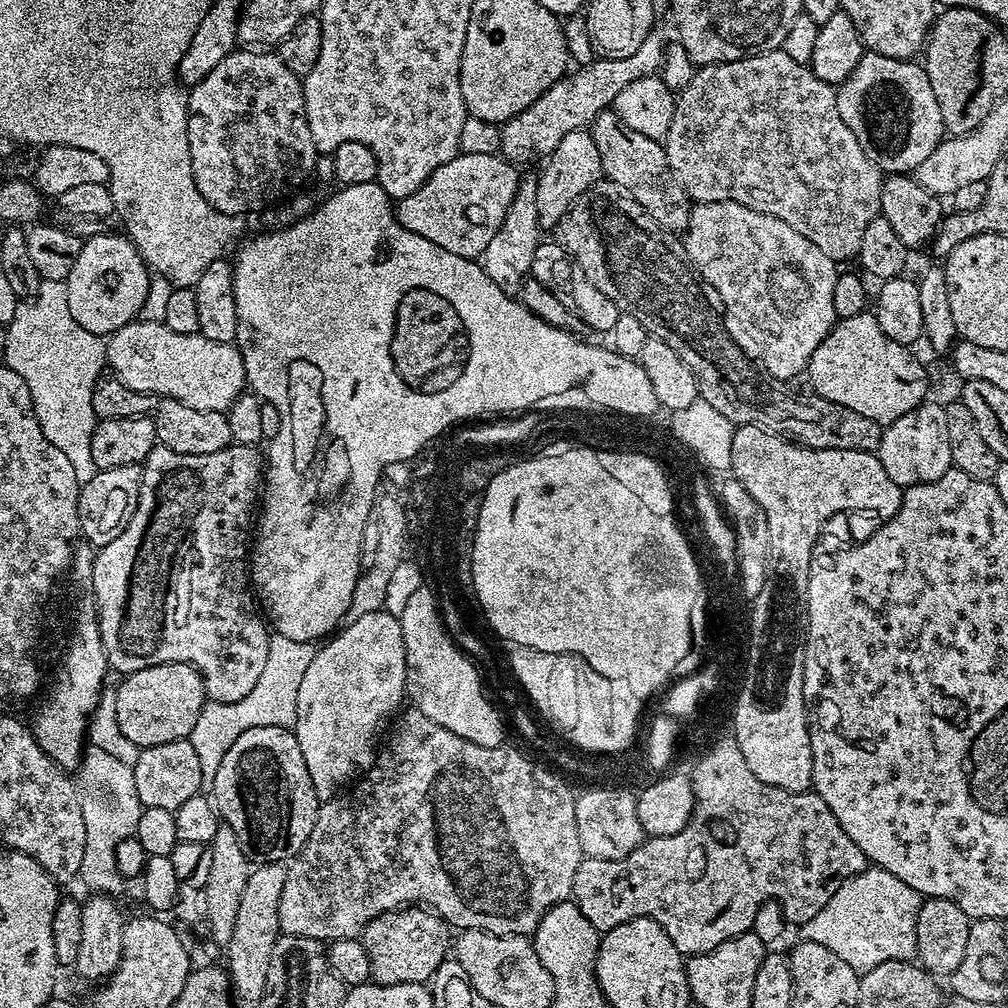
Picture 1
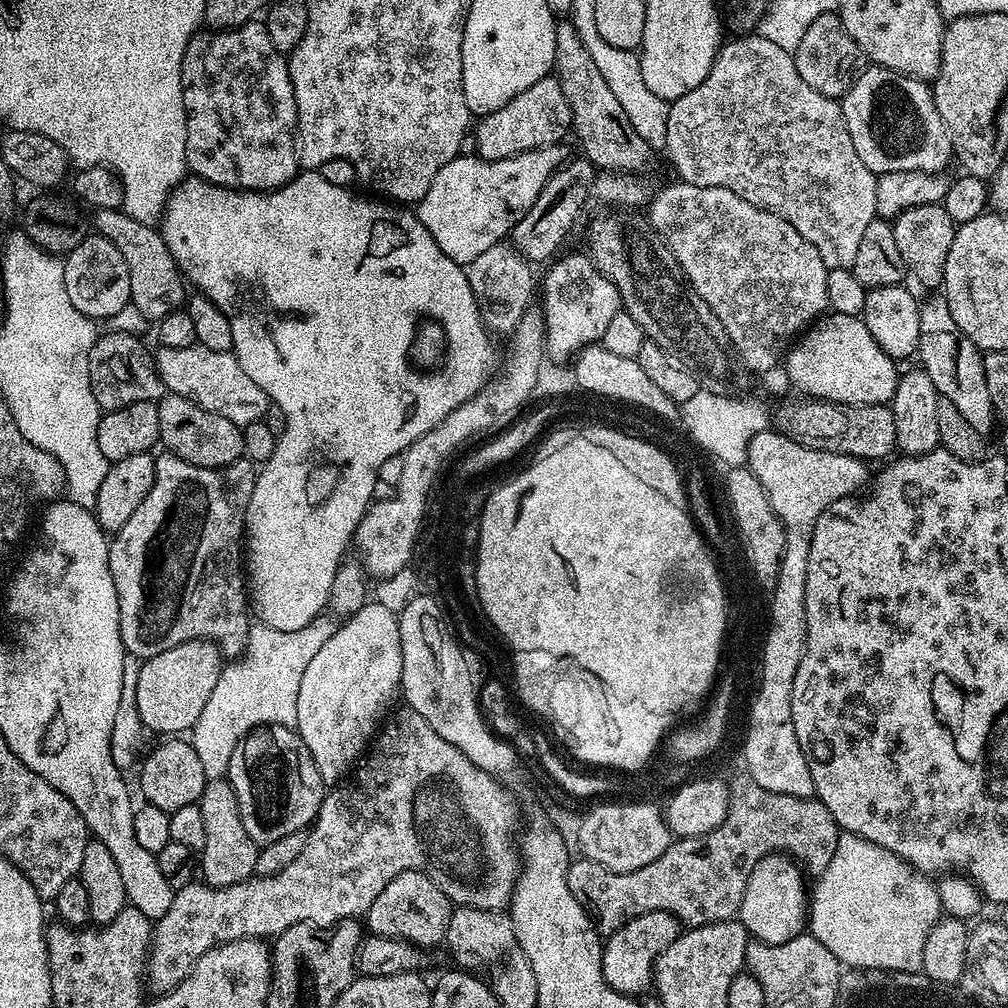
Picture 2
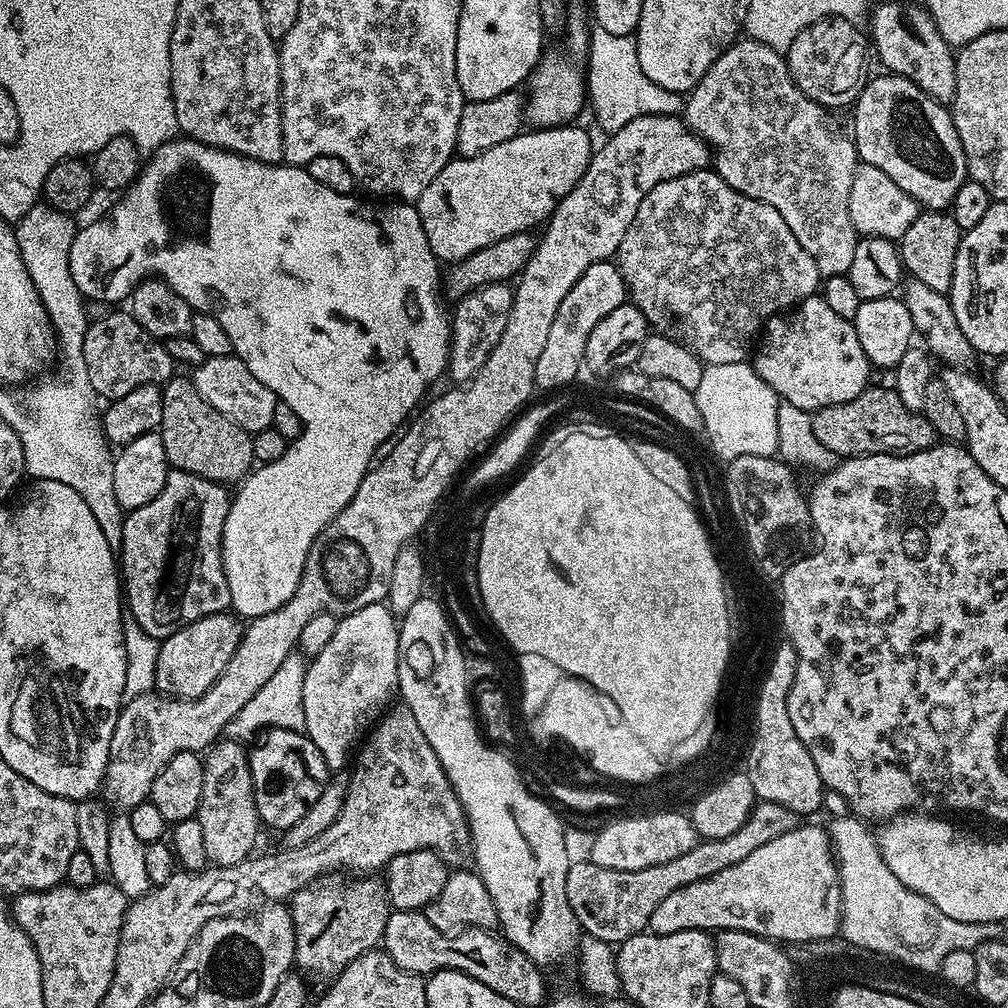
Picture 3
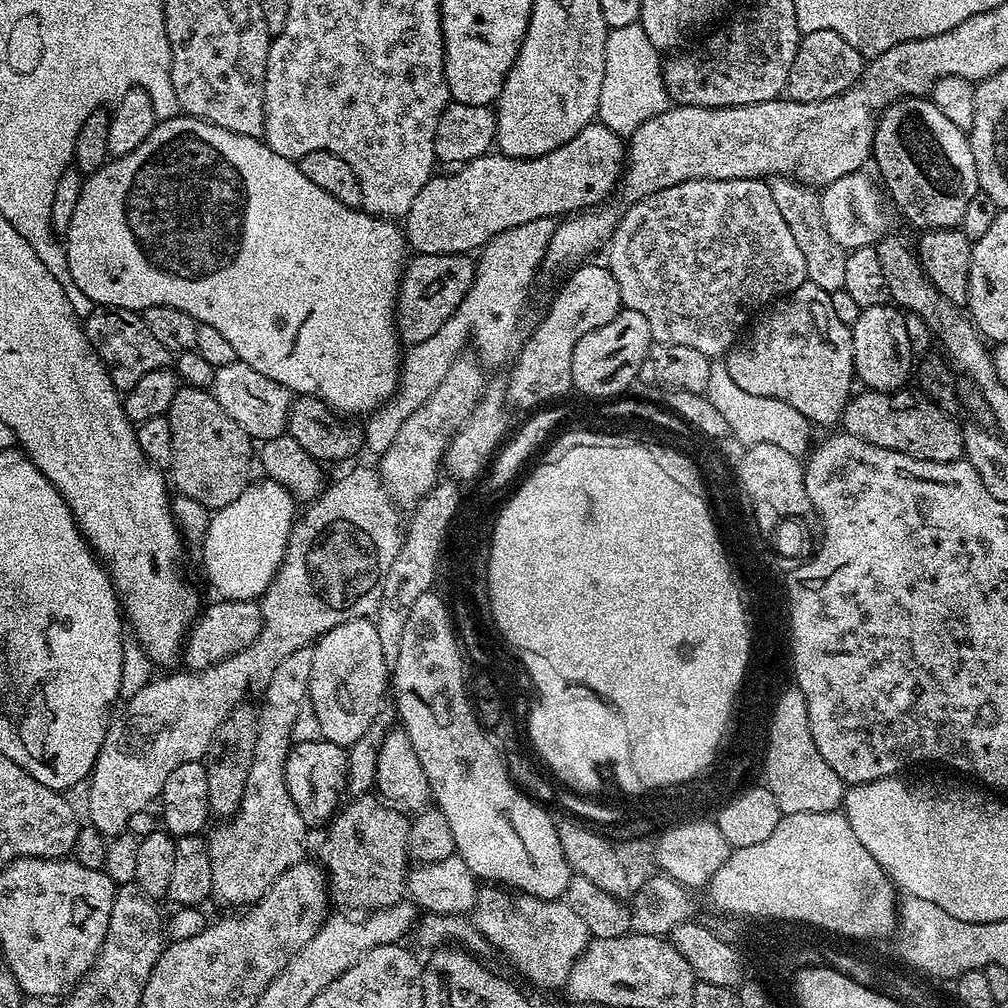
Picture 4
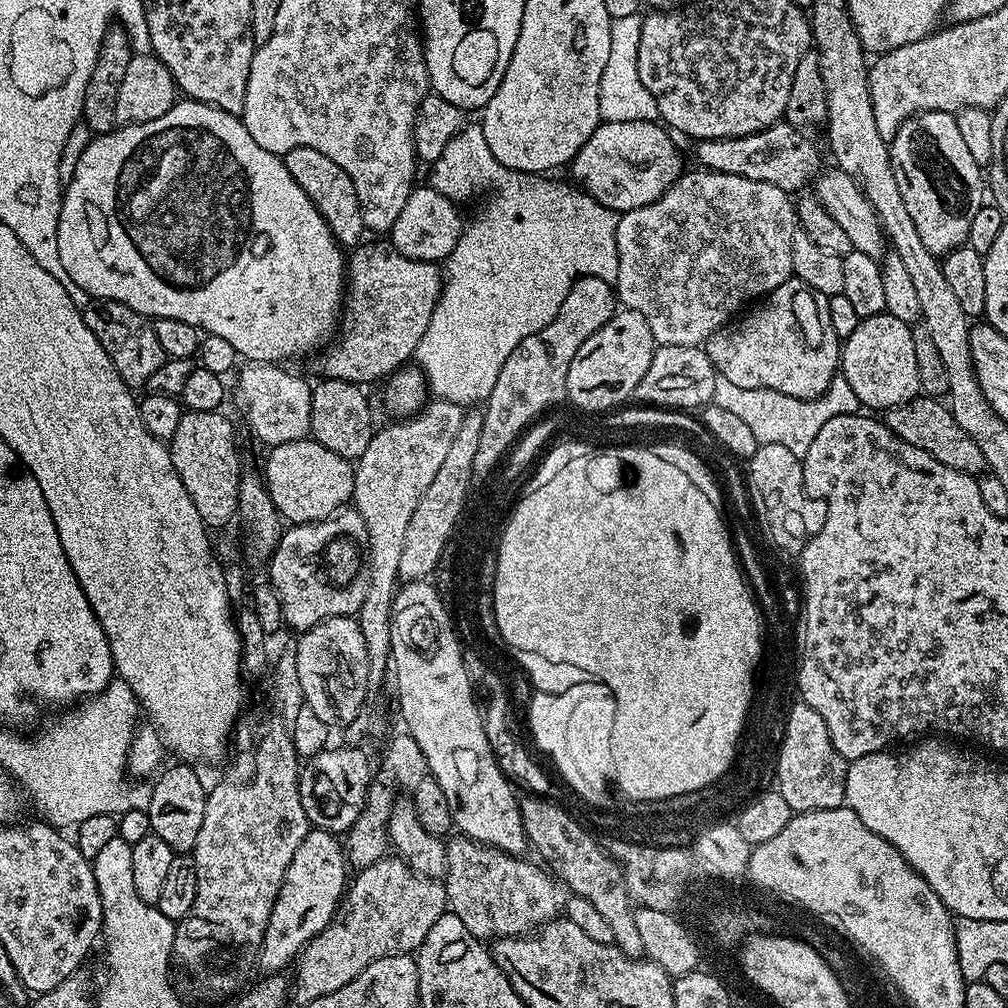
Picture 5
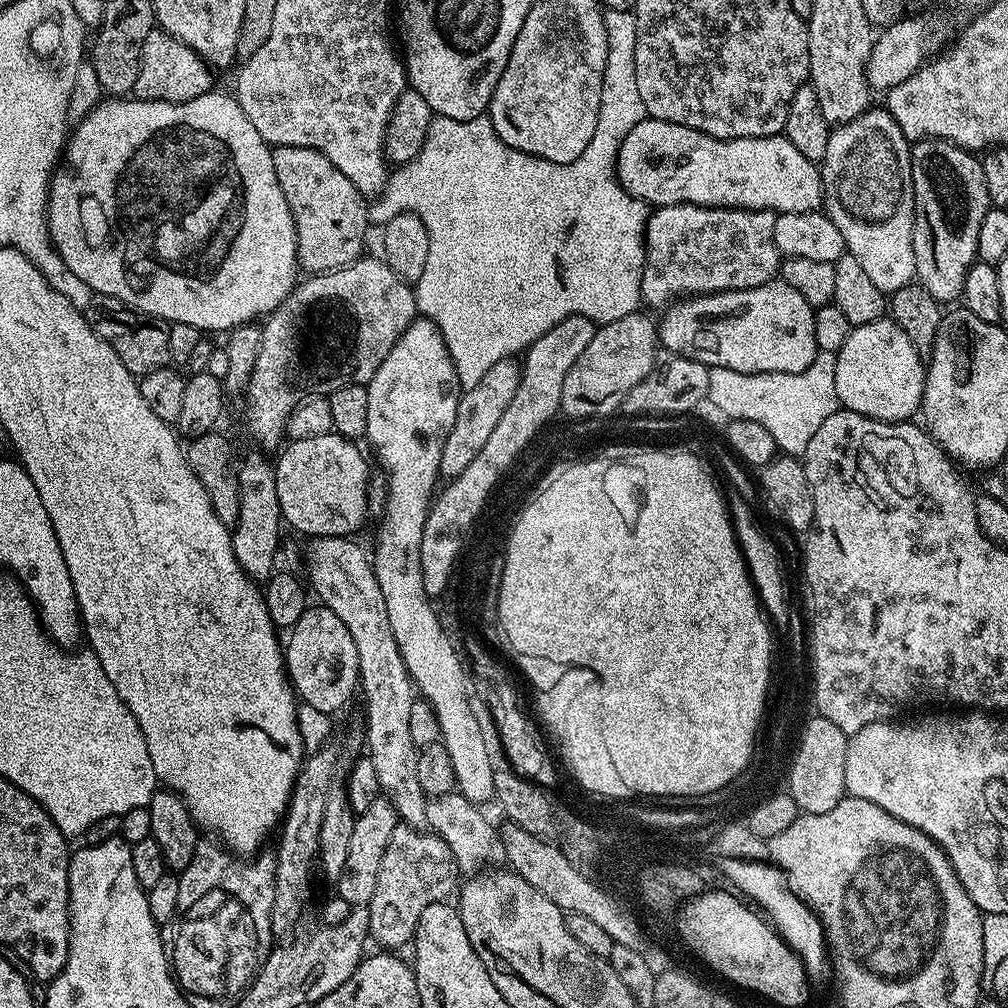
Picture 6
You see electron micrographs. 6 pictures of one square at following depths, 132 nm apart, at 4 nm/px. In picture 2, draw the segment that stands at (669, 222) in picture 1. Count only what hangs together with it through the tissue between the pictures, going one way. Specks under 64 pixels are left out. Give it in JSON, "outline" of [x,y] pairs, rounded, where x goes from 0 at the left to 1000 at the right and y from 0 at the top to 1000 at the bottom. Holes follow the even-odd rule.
{"outline":[[[564,19],[553,21],[551,28],[550,73],[558,85],[567,113],[567,131],[575,139],[580,158],[596,170],[616,173],[633,173],[639,168],[647,154],[647,148],[639,137],[633,135],[613,97],[605,90],[601,77],[594,72],[589,58],[573,37],[572,28]]]}

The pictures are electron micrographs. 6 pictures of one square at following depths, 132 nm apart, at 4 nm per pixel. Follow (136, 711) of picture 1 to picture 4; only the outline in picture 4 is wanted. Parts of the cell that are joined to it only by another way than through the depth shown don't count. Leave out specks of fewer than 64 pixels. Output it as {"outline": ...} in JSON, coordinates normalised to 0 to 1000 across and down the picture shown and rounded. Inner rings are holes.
{"outline":[[[211,594],[206,604],[195,610],[181,644],[181,659],[184,664],[199,667],[217,655],[226,655],[241,643],[246,643],[260,625],[260,605],[253,595]]]}

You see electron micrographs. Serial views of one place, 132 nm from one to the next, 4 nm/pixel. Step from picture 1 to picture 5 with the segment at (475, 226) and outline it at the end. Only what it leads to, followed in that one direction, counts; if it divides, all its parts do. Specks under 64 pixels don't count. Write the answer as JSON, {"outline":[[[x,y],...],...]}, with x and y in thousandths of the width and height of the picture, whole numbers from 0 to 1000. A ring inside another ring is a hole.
{"outline":[[[599,119],[567,159],[566,178],[607,210],[633,208],[633,204],[652,198],[680,170],[679,159],[667,138],[668,132],[651,119]],[[410,186],[407,196],[403,196],[403,204],[399,204],[399,212],[395,212],[395,220],[391,220],[387,241],[399,252],[403,252],[403,256],[426,260],[443,258],[462,225],[462,218],[456,215],[452,206],[455,206],[453,199],[442,196],[434,187]]]}

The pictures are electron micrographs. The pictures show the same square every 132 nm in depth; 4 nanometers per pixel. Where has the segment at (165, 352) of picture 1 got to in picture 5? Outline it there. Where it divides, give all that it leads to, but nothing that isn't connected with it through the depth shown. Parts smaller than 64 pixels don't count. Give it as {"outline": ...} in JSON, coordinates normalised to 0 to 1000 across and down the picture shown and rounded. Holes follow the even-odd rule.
{"outline":[[[246,359],[237,366],[234,385],[242,400],[242,409],[251,429],[260,439],[272,445],[278,440],[303,436],[310,427],[310,386],[298,373],[285,369],[277,360],[255,361]]]}

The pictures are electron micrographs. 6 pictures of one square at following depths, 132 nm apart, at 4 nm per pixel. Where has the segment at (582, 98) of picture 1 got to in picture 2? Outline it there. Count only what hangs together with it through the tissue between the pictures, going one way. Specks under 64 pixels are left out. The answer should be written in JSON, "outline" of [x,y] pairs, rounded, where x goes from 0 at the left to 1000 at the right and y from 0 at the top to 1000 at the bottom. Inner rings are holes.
{"outline":[[[551,74],[539,75],[526,89],[518,89],[514,97],[506,97],[498,109],[475,116],[470,123],[471,154],[477,159],[497,159],[526,149],[556,143],[567,126],[565,102]]]}

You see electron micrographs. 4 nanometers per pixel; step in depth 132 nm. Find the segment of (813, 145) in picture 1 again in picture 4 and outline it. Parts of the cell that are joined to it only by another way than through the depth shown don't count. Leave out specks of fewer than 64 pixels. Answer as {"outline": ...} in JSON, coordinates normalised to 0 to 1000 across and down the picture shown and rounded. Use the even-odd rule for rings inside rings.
{"outline":[[[770,177],[764,183],[768,192],[768,201],[776,216],[780,216],[780,224],[784,224],[784,232],[788,232],[788,240],[792,240],[792,248],[796,248],[796,256],[800,256],[800,272],[808,284],[815,284],[822,292],[832,290],[839,280],[839,256],[841,250],[823,232],[819,232],[819,224],[815,220],[815,208],[811,188],[785,177]]]}

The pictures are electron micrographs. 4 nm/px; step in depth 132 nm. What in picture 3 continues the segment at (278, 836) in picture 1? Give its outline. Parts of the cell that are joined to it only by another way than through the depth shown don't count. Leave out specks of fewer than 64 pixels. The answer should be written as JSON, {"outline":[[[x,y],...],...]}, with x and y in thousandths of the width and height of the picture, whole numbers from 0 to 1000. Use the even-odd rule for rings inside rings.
{"outline":[[[267,722],[259,725],[253,731],[252,737],[254,739],[251,742],[249,740],[246,746],[246,756],[251,772],[251,792],[257,816],[263,822],[266,820],[281,823],[292,819],[292,815],[296,815],[296,812],[300,812],[300,808],[304,808],[304,804],[308,804],[308,800],[312,800],[315,788],[319,788],[319,784],[325,779],[327,773],[325,758],[319,752],[315,740],[312,740],[312,736],[302,726],[293,726],[283,722]]]}

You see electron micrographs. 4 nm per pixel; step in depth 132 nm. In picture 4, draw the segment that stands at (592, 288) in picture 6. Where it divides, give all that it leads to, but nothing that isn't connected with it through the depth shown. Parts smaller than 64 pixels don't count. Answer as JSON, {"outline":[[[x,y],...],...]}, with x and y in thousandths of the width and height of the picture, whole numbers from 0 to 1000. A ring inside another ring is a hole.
{"outline":[[[632,22],[606,29],[599,38],[599,76],[595,111],[607,111],[606,122],[612,128],[621,126],[620,128],[626,129],[657,113],[664,106],[663,90],[657,72],[657,56],[646,44],[637,24]],[[548,216],[522,220],[518,224],[498,228],[498,232],[494,232],[475,247],[472,275],[458,304],[450,308],[442,323],[438,323],[438,327],[435,327],[431,335],[423,335],[423,339],[410,341],[400,350],[393,392],[360,418],[359,440],[362,445],[366,444],[370,448],[370,453],[376,454],[385,445],[387,438],[391,437],[391,431],[395,431],[397,421],[403,419],[403,415],[407,415],[407,411],[411,411],[411,407],[415,407],[415,403],[423,399],[423,395],[427,395],[431,383],[435,383],[435,379],[442,375],[442,367],[446,367],[449,357],[461,348],[460,340],[467,333],[476,348],[475,356],[481,362],[496,361],[500,356],[505,356],[513,340],[512,328],[520,313],[520,301],[528,290],[528,277],[531,276],[532,269],[537,269],[540,253],[552,224],[553,219]]]}

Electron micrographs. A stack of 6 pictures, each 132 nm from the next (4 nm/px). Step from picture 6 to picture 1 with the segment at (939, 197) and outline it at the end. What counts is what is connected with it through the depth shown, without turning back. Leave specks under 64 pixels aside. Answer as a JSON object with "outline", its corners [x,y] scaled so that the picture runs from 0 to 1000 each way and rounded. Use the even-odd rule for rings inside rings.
{"outline":[[[861,52],[847,65],[843,77],[829,87],[829,104],[835,121],[851,137],[851,145],[859,149],[877,173],[904,172],[938,135],[927,85],[923,85],[923,77],[913,62]]]}

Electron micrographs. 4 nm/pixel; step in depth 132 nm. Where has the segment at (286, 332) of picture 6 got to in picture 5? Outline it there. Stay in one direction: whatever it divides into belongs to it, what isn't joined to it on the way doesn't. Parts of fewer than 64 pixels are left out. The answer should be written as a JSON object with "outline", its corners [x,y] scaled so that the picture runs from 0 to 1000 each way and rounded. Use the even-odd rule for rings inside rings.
{"outline":[[[384,237],[374,238],[377,238],[374,242],[358,241],[348,247],[344,255],[343,289],[339,299],[336,328],[320,346],[320,372],[326,377],[342,377],[365,383],[368,377],[380,378],[389,370],[396,369],[412,354],[415,339],[419,339],[419,331],[423,331],[423,323],[427,323],[427,315],[431,312],[434,300],[437,299],[438,266],[436,261],[403,256],[403,252],[399,252]]]}

